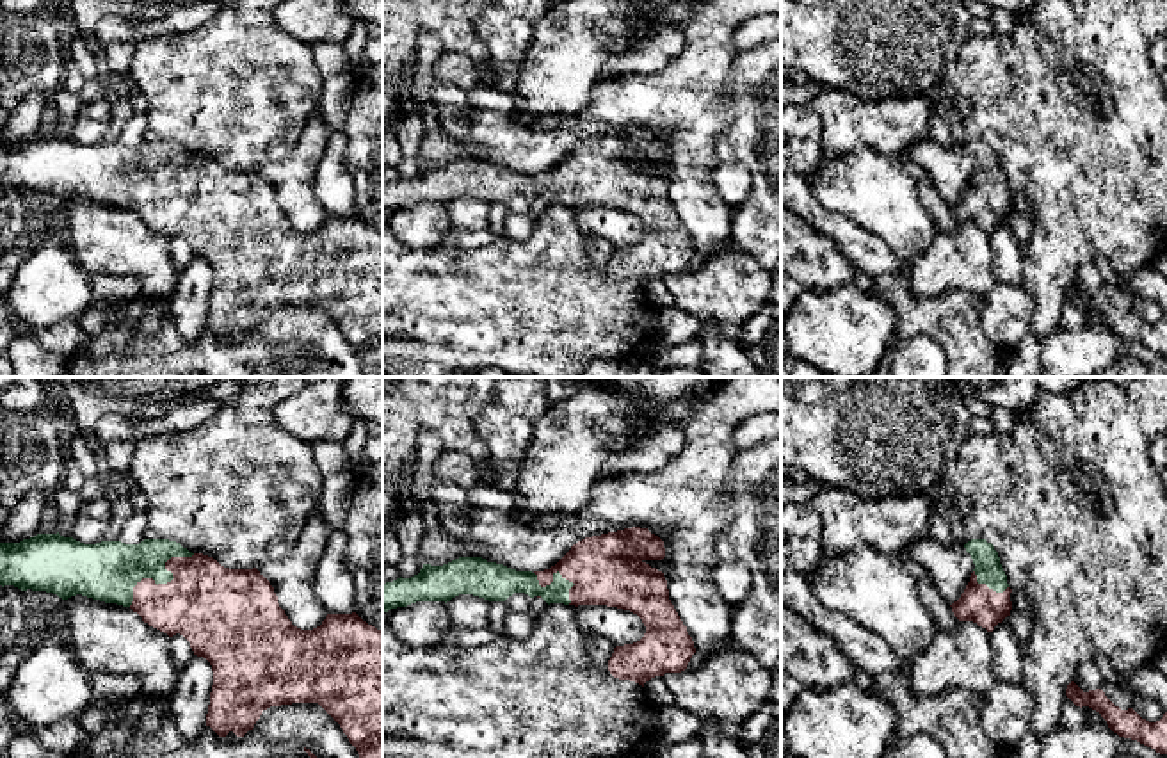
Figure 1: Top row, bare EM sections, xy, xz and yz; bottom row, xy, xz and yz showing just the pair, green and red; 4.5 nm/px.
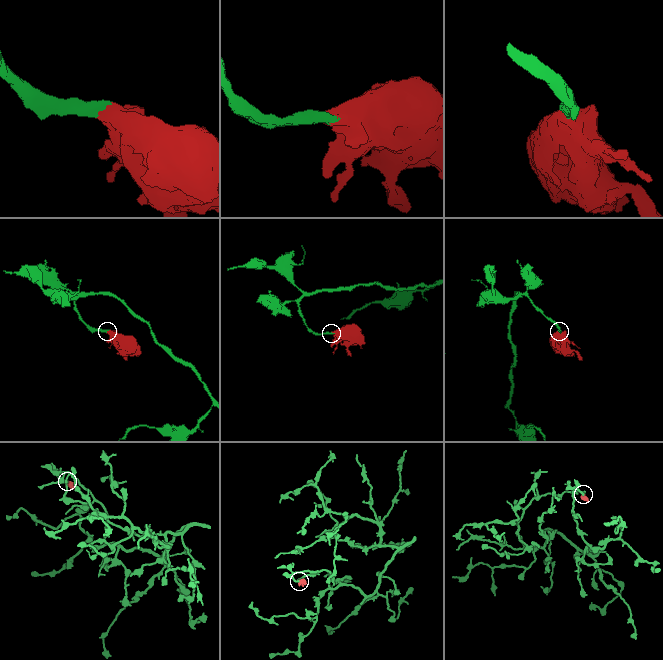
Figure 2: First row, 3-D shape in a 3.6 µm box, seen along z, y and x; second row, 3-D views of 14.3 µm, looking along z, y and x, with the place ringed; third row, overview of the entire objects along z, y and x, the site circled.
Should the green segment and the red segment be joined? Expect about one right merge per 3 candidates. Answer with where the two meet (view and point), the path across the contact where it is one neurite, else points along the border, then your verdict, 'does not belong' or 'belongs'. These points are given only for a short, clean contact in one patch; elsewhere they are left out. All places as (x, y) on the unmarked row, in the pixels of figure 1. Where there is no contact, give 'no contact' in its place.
contact xy (166, 184); way xy (112, 169), (166, 184), (214, 209); belongs

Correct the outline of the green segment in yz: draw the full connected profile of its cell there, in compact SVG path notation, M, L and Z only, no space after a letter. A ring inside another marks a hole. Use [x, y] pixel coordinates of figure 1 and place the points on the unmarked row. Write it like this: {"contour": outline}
{"contour": "M971 141L964 149L971 157L975 171L961 199L950 206L952 214L959 222L973 222L993 233L998 224L1010 217L1012 190L991 144Z"}

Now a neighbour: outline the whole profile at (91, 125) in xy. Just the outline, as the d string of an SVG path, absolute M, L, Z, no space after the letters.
M101 96L94 101L87 101L82 105L71 126L69 139L84 146L96 146L103 142L109 130L110 130L110 105Z

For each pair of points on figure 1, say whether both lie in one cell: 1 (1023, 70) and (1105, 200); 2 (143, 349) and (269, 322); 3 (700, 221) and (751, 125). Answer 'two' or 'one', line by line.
1: one
2: one
3: two

